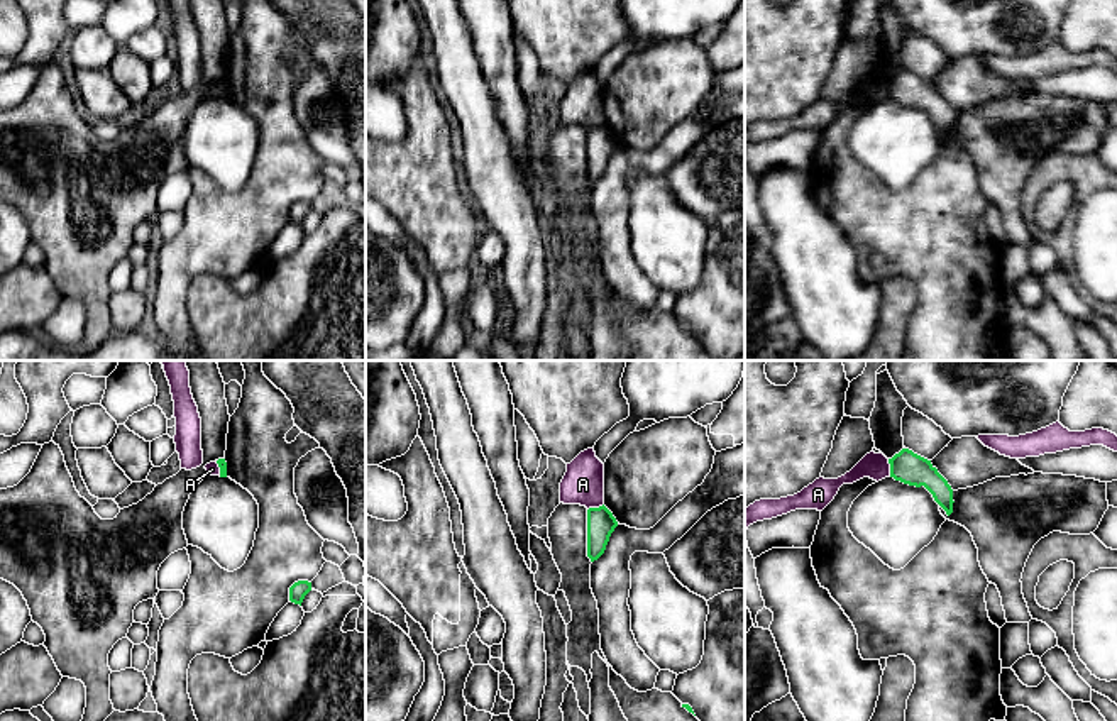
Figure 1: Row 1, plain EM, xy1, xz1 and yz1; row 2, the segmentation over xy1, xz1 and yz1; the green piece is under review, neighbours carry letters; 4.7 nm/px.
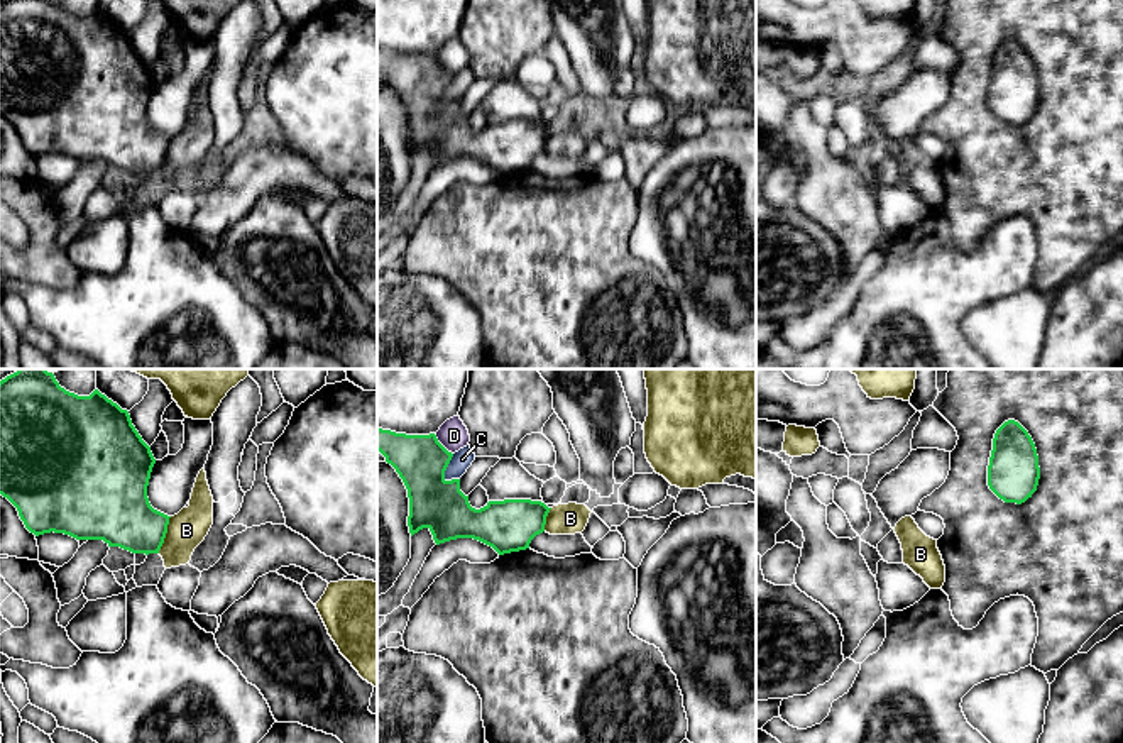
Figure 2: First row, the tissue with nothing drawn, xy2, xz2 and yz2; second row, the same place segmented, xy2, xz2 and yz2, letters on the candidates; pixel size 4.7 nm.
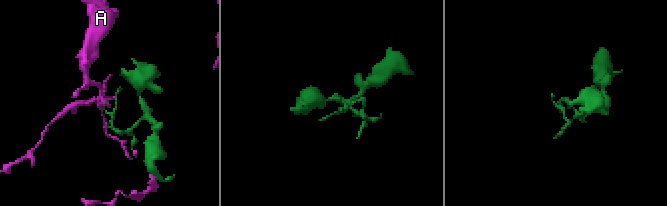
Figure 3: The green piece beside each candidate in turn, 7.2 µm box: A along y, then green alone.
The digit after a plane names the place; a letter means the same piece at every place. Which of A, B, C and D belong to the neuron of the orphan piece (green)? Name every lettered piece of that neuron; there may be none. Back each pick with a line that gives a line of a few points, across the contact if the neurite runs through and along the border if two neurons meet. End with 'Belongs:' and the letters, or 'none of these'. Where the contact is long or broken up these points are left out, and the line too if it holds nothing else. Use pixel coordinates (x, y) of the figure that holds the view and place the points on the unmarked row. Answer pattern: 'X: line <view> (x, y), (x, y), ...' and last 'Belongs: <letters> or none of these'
Belongs: none of these

